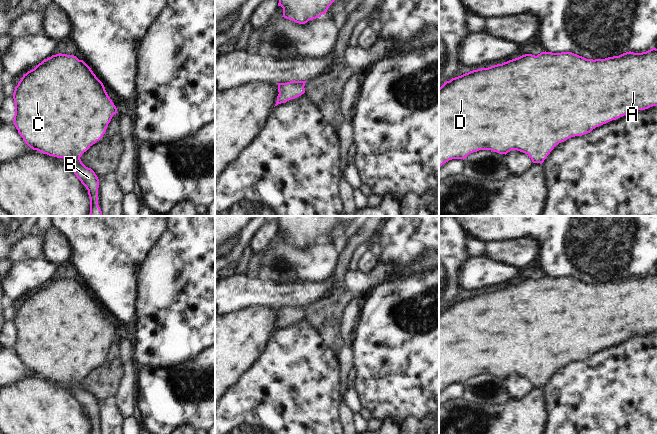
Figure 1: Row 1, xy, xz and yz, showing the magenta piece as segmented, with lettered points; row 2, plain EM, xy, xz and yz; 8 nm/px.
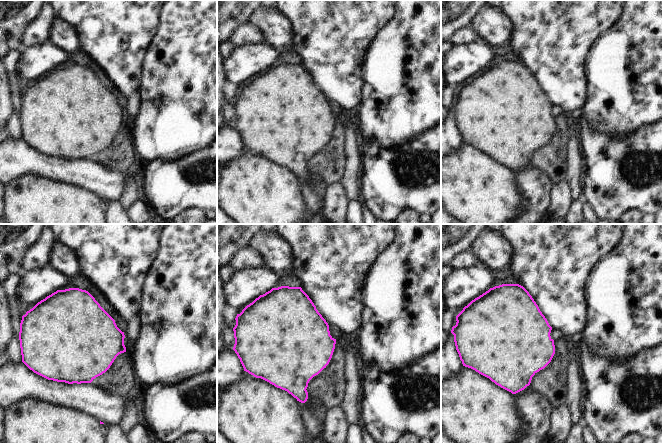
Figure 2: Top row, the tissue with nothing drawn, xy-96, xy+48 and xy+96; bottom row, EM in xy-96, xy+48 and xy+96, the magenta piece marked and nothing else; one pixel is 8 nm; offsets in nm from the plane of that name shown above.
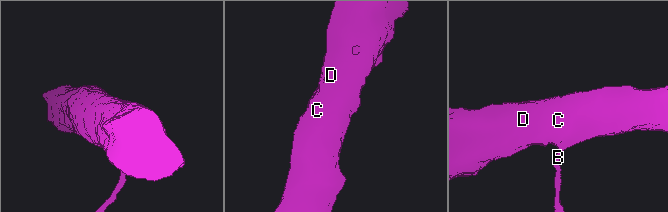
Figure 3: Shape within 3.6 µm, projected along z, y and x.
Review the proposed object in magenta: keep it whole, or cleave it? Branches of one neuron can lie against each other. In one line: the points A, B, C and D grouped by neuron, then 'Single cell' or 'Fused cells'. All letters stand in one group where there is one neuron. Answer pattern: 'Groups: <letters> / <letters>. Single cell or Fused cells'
Groups: A B C D. Single cell.

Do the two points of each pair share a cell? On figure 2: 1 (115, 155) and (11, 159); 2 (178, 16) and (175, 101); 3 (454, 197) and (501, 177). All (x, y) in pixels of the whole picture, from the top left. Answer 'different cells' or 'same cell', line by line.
1: different cells
2: same cell
3: same cell

